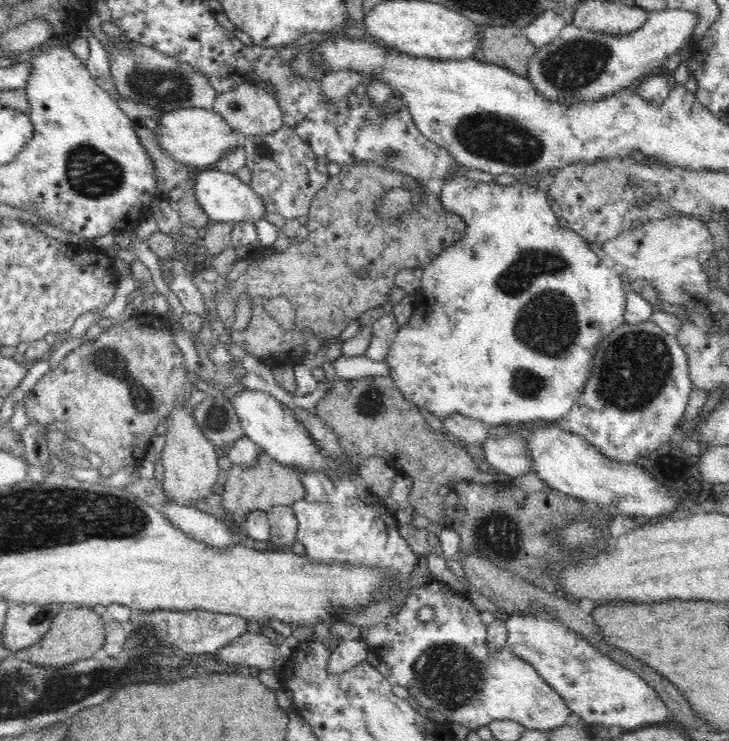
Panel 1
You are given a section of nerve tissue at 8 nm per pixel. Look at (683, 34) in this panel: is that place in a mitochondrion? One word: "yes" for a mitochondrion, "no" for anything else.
no

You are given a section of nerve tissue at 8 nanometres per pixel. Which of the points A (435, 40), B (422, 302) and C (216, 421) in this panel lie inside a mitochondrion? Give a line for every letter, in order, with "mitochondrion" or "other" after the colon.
A: other
B: other
C: mitochondrion

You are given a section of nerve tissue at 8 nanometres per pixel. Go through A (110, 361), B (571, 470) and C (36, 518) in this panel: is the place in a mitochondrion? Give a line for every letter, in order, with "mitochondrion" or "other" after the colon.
A: mitochondrion
B: other
C: mitochondrion

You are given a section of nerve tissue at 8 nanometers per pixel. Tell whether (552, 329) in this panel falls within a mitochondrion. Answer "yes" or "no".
yes

